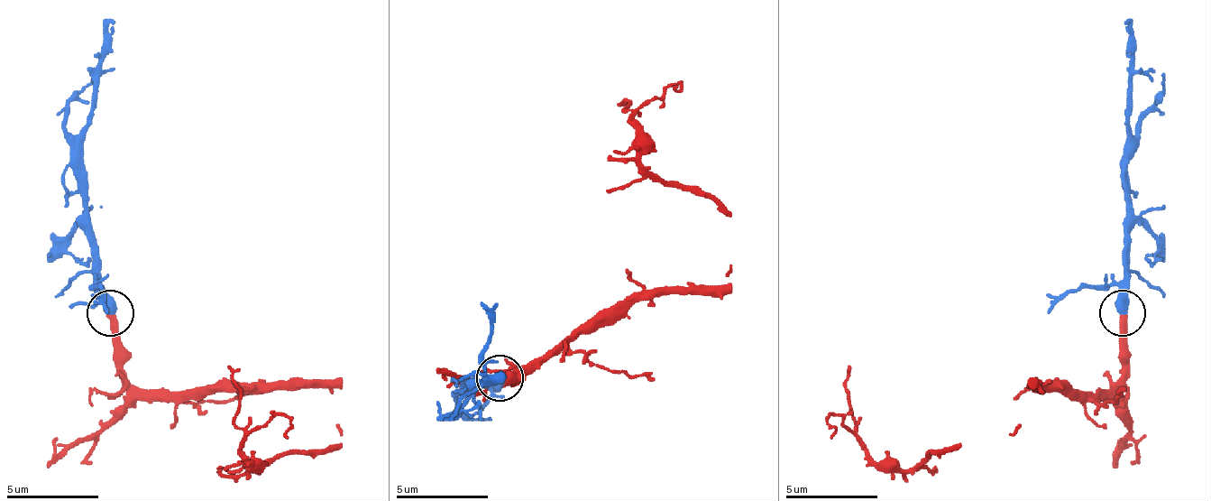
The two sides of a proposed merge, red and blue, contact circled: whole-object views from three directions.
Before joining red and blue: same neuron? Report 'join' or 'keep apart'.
join

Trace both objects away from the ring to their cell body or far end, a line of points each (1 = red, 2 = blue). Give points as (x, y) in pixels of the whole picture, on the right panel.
1: (1121, 316), (1107, 390), (1042, 385), (1010, 437), (959, 441), (909, 468), (885, 468), (839, 413), (830, 437)
2: (1121, 311), (1125, 127), (1130, 113), (1130, 30), (1125, 21)

